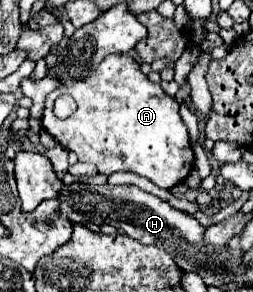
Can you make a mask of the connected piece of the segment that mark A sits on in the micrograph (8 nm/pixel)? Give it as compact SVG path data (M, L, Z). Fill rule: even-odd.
M109 55L85 81L75 81L69 87L59 87L51 91L45 101L41 125L53 139L57 139L63 149L77 153L79 161L95 163L99 173L103 175L111 175L115 171L131 171L141 177L147 177L161 189L171 189L173 185L185 181L195 163L187 127L179 117L179 103L167 93L163 93L161 85L151 83L147 75L141 73L139 63L129 55ZM61 93L69 93L77 101L77 113L73 113L65 121L55 121L53 101Z

